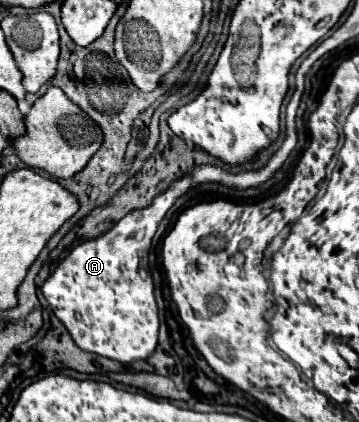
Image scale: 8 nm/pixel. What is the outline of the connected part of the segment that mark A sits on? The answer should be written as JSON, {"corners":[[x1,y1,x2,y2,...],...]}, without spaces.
{"corners":[[288,111,286,117,286,139,278,149,278,153,268,161,268,165,262,171,244,171,240,175,230,175,222,167,202,165,200,169,196,169,194,177,184,177,180,181,174,181,172,189,156,197,150,207,128,213,112,227,112,231,104,233,98,239,86,241,70,251,70,255,46,279,46,283,42,285,42,293,50,303,54,315,66,325,78,347,120,363,134,363,140,359,148,359,154,353,158,345,160,321,158,321,158,305,154,297,154,281,148,267,148,252,150,241,160,221,182,195,204,183,218,183,230,189,244,191,250,187,260,187,262,183,272,179,298,143,296,125,292,119,294,115,290,113,294,111]]}

